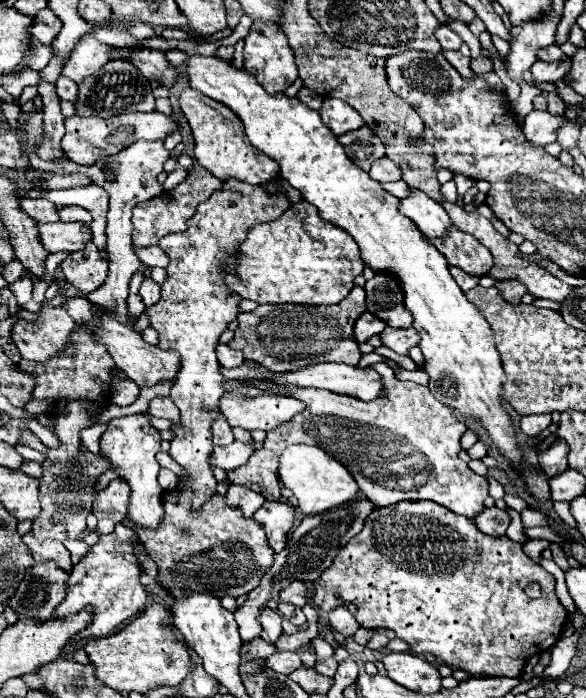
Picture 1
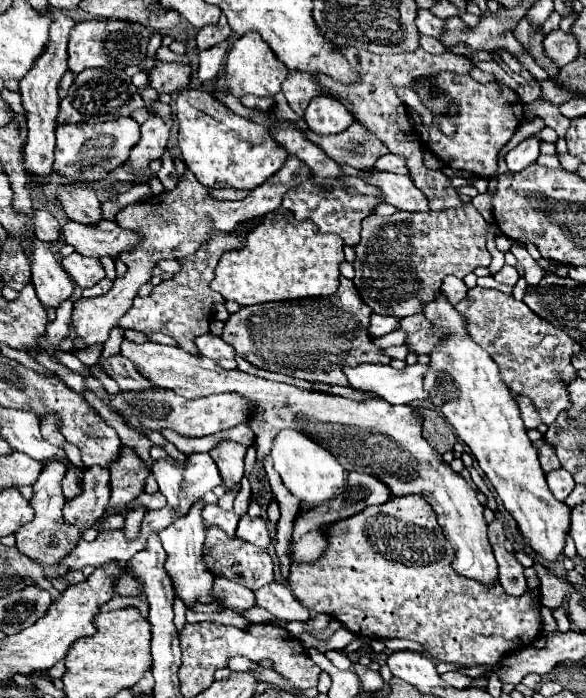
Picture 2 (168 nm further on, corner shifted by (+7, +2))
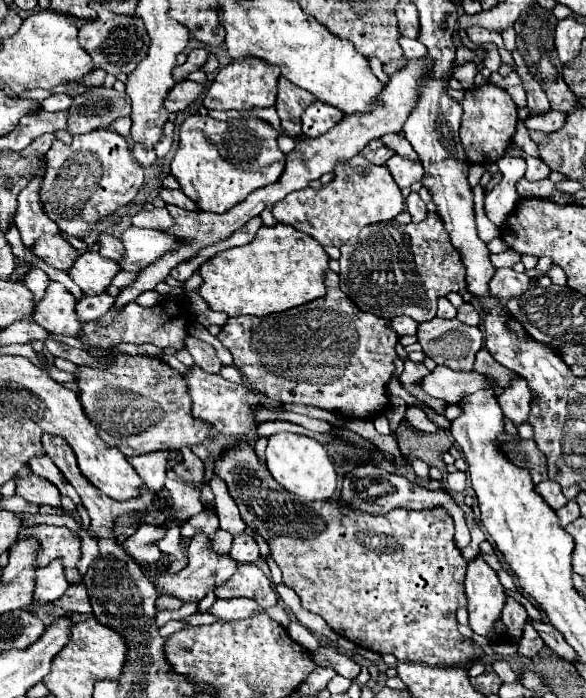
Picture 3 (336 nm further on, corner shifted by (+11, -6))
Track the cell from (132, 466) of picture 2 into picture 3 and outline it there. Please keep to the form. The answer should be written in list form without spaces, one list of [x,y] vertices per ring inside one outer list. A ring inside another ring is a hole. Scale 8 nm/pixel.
[[[151,452],[149,456],[129,456],[127,462],[141,476],[143,486],[139,492],[159,492],[165,484],[167,472],[167,454],[169,452]]]

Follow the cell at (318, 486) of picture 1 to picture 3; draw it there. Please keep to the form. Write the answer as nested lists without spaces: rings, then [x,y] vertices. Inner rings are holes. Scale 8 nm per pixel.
[[[281,432],[269,436],[267,444],[267,462],[271,476],[289,492],[297,494],[305,500],[329,500],[337,492],[337,472],[335,464],[329,458],[323,444],[319,444],[315,438]]]

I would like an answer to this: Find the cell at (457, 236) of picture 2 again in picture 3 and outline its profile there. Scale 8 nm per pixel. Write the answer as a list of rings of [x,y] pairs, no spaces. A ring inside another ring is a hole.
[[[429,212],[427,218],[419,224],[399,224],[397,220],[377,222],[365,226],[359,236],[349,240],[349,244],[341,246],[341,290],[365,312],[371,312],[379,318],[395,318],[409,316],[417,322],[425,322],[435,318],[437,314],[437,298],[449,292],[459,292],[467,288],[465,282],[465,264],[461,252],[451,244],[449,234],[443,226],[443,218],[437,212]]]

